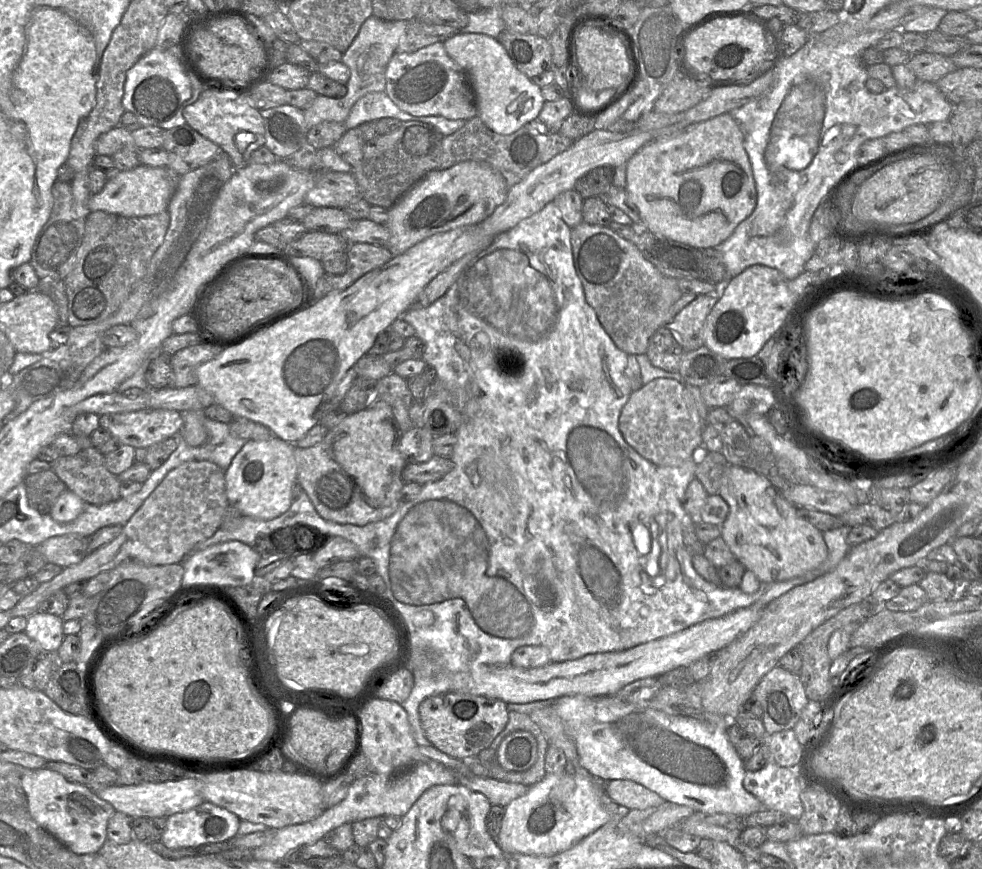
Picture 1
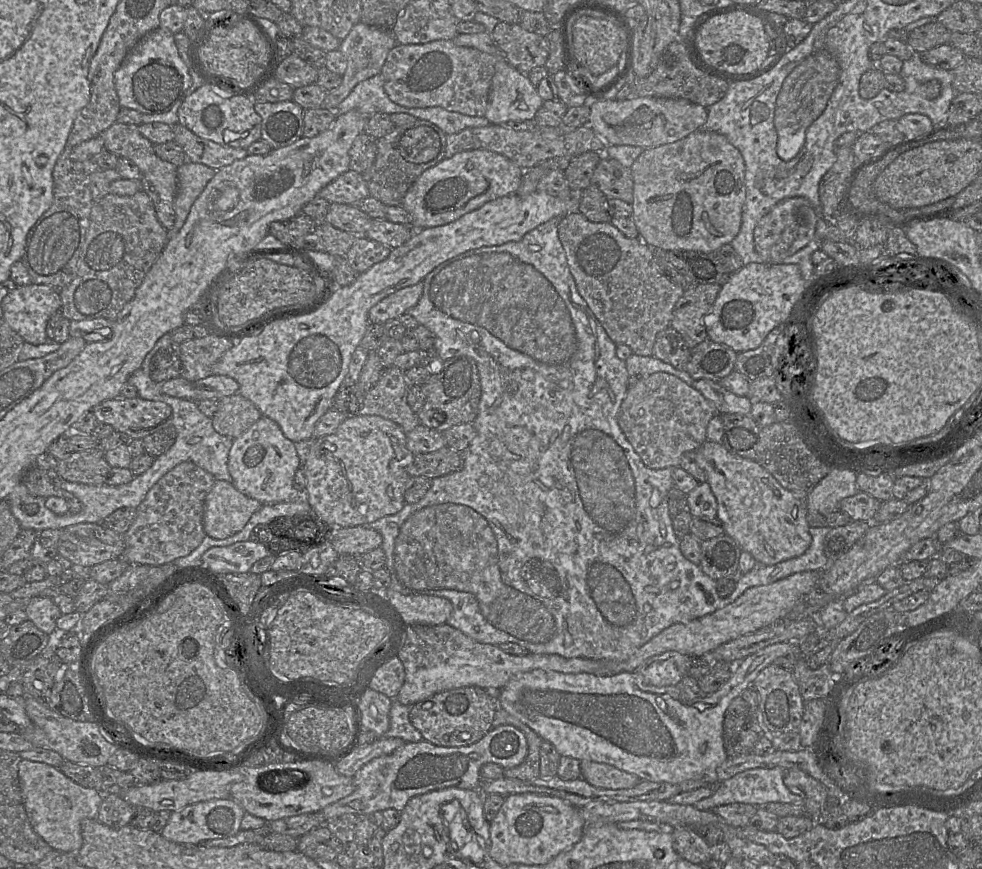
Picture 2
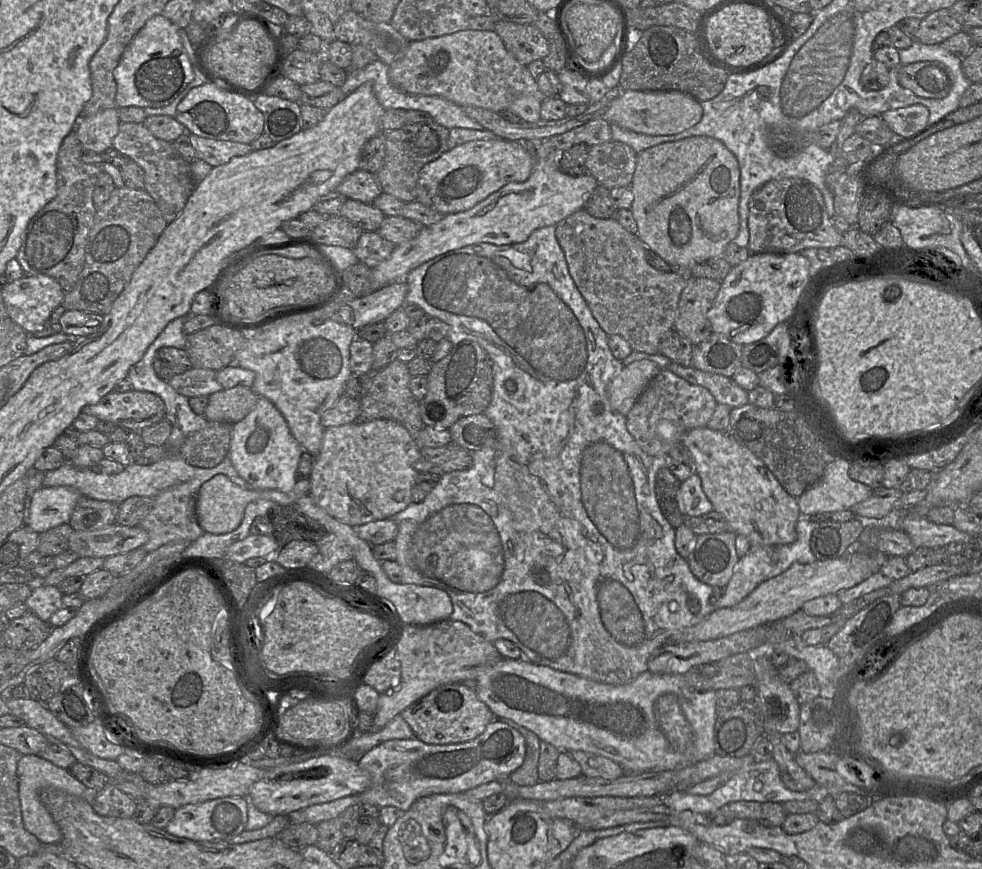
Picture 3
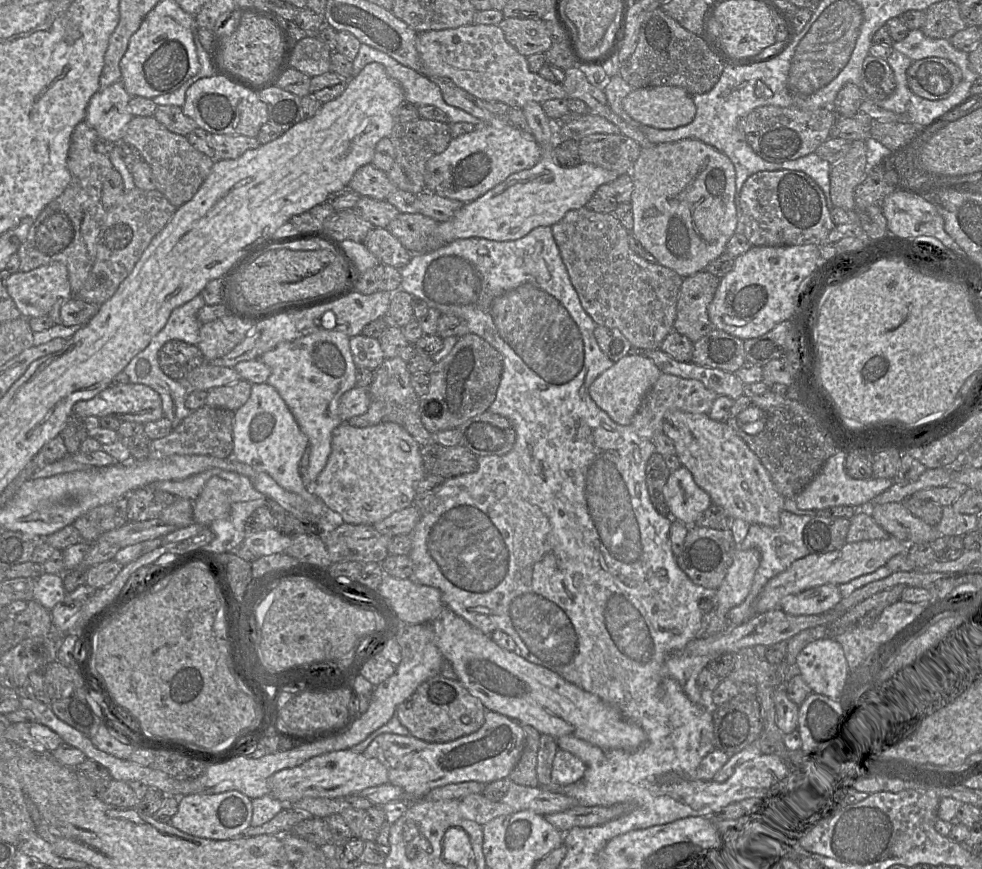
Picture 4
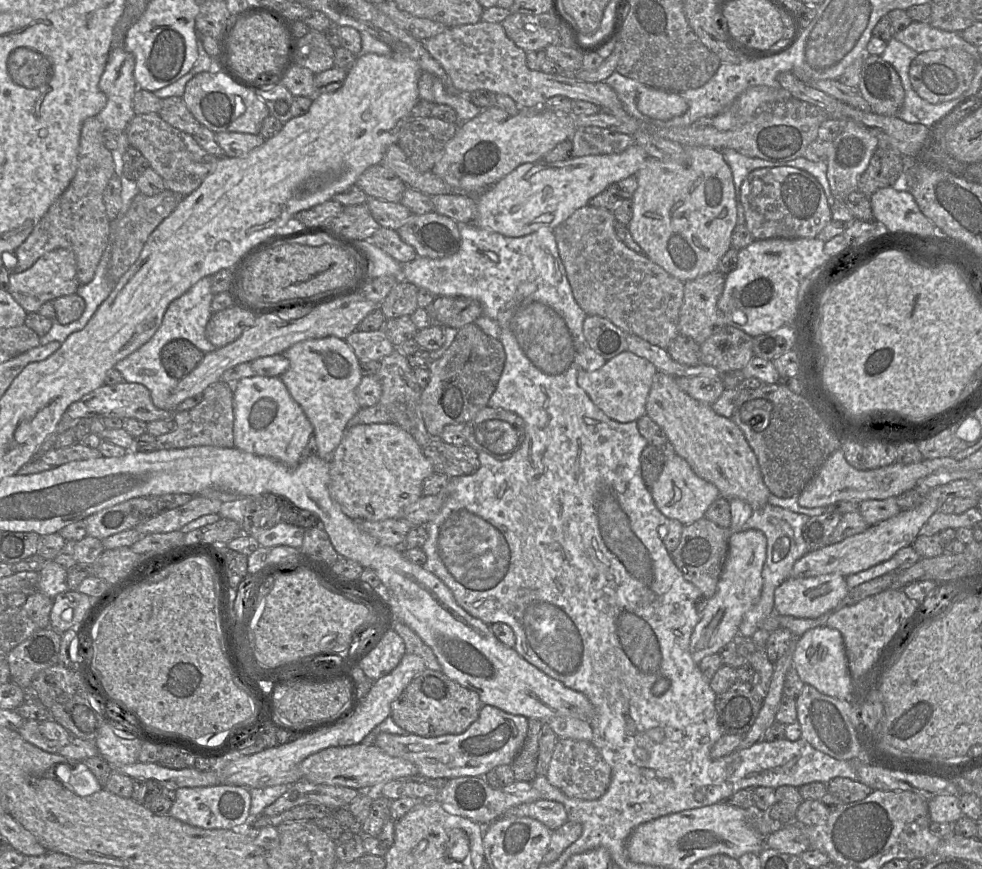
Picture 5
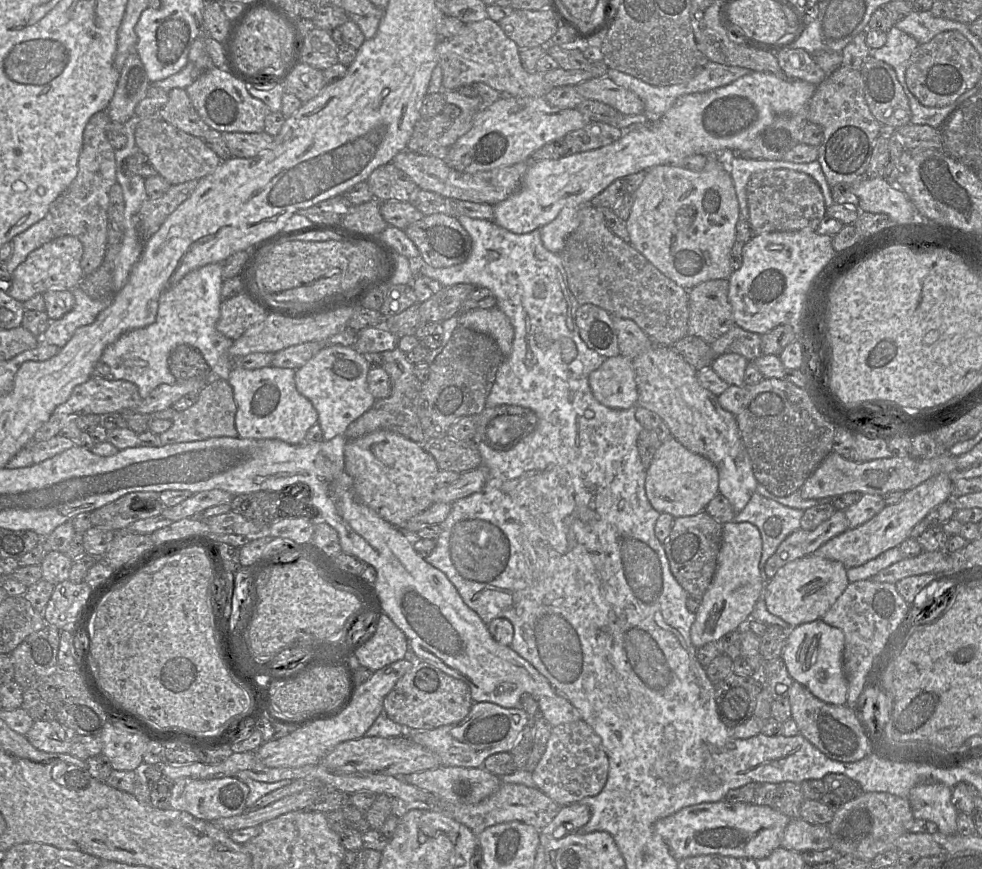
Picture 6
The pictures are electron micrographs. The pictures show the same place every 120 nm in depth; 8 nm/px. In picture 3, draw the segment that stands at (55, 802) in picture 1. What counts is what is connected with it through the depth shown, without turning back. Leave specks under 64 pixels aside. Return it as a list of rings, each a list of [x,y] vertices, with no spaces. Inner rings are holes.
[[[22,755],[22,757],[20,758],[17,764],[17,777],[18,777],[18,787],[19,787],[19,800],[20,800],[21,814],[22,814],[22,821],[23,821],[24,828],[28,832],[33,834],[42,843],[42,845],[60,844],[62,839],[62,832],[59,826],[54,821],[53,817],[51,816],[47,808],[40,801],[39,793],[43,788],[50,787],[63,791],[68,794],[78,796],[80,798],[87,800],[88,802],[90,802],[90,804],[94,794],[98,793],[98,792],[91,791],[89,788],[83,785],[77,778],[75,778],[69,772],[69,769],[58,767],[38,755]]]

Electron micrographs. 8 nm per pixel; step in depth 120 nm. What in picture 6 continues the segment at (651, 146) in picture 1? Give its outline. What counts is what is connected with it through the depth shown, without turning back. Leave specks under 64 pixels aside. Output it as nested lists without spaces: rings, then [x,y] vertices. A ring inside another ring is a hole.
[[[720,155],[708,156],[701,171],[677,165],[657,165],[647,170],[644,180],[635,191],[635,199],[626,228],[630,244],[663,275],[686,290],[716,279],[728,279],[733,272],[730,252],[736,242],[739,204],[729,168]]]

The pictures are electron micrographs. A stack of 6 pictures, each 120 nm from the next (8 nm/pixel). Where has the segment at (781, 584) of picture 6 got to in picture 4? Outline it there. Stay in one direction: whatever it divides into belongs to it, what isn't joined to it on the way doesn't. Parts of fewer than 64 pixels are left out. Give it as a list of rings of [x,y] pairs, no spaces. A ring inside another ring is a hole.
[[[826,584],[785,596],[781,600],[780,610],[793,616],[823,614],[842,600],[838,586]]]

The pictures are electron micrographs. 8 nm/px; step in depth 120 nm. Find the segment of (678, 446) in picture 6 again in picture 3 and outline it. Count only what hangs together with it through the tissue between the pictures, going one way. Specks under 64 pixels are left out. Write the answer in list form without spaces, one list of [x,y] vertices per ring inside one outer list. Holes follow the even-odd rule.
[[[696,473],[681,482],[677,502],[685,517],[701,516],[713,510],[711,502],[702,489],[701,479]]]

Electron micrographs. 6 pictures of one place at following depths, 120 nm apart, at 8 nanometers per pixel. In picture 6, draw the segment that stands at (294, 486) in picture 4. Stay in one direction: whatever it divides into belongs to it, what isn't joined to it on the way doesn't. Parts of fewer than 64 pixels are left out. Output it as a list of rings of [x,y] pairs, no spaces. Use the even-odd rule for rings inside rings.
[[[238,366],[232,368],[228,382],[237,405],[235,426],[238,437],[277,439],[291,445],[304,442],[307,431],[318,423],[318,413],[312,403],[297,391],[296,370],[274,366],[254,370]]]

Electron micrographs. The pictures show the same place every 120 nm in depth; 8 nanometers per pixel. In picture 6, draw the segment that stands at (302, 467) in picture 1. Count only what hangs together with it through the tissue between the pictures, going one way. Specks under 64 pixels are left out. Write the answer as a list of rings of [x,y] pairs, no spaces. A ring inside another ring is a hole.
[[[376,430],[347,441],[344,463],[345,471],[353,480],[356,498],[399,529],[433,503],[435,479],[440,469],[435,458],[423,449],[421,443],[396,432]]]

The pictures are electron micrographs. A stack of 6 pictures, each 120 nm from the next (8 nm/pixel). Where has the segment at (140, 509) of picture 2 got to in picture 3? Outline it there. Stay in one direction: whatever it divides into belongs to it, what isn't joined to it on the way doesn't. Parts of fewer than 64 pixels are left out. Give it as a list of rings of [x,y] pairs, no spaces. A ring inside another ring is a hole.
[[[190,480],[169,487],[156,495],[152,510],[138,525],[149,534],[149,540],[139,548],[143,548],[149,553],[169,542],[185,541],[192,543],[203,535],[204,531],[196,517],[197,494],[201,486],[202,484],[198,480]]]

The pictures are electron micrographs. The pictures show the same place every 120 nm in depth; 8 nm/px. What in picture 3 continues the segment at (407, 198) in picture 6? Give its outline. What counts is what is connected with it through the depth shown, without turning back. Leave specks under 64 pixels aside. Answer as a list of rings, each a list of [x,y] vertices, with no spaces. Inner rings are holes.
[[[361,169],[347,175],[335,190],[347,199],[358,200],[366,204],[372,204],[373,200],[382,193],[374,173]]]

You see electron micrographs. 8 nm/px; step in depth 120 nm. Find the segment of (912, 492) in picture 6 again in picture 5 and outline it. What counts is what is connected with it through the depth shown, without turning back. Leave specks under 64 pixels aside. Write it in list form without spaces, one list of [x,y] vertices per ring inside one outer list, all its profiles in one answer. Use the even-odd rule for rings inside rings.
[[[930,491],[923,492],[924,501],[919,506],[901,510],[897,515],[869,526],[864,532],[805,554],[795,562],[790,577],[809,578],[832,573],[846,577],[891,559],[897,551],[913,544],[924,524],[940,508],[940,501]]]

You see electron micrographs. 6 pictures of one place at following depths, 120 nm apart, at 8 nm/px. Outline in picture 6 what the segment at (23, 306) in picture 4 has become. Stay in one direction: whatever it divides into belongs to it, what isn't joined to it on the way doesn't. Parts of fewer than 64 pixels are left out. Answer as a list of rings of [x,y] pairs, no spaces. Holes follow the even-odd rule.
[[[62,236],[49,241],[28,254],[11,274],[12,284],[8,294],[24,303],[36,294],[49,290],[73,290],[84,278],[81,268],[83,245],[74,236]]]

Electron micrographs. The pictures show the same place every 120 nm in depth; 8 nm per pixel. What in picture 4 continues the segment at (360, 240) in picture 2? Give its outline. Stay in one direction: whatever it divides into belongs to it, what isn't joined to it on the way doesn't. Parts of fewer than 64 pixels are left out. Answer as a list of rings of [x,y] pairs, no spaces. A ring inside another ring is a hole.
[[[372,228],[363,244],[378,259],[380,264],[400,269],[411,259],[412,254],[387,228]]]

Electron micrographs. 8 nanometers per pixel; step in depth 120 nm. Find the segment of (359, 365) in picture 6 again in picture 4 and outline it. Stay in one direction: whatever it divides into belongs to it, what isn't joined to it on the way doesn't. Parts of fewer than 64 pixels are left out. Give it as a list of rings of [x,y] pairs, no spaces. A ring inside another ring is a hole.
[[[319,330],[293,341],[280,343],[255,360],[264,362],[271,369],[267,383],[277,390],[293,414],[301,431],[308,438],[310,459],[307,472],[302,475],[302,480],[307,487],[312,488],[318,475],[325,468],[331,453],[333,430],[343,423],[339,415],[340,398],[346,391],[356,387],[357,366],[350,350],[350,337],[340,331]]]

